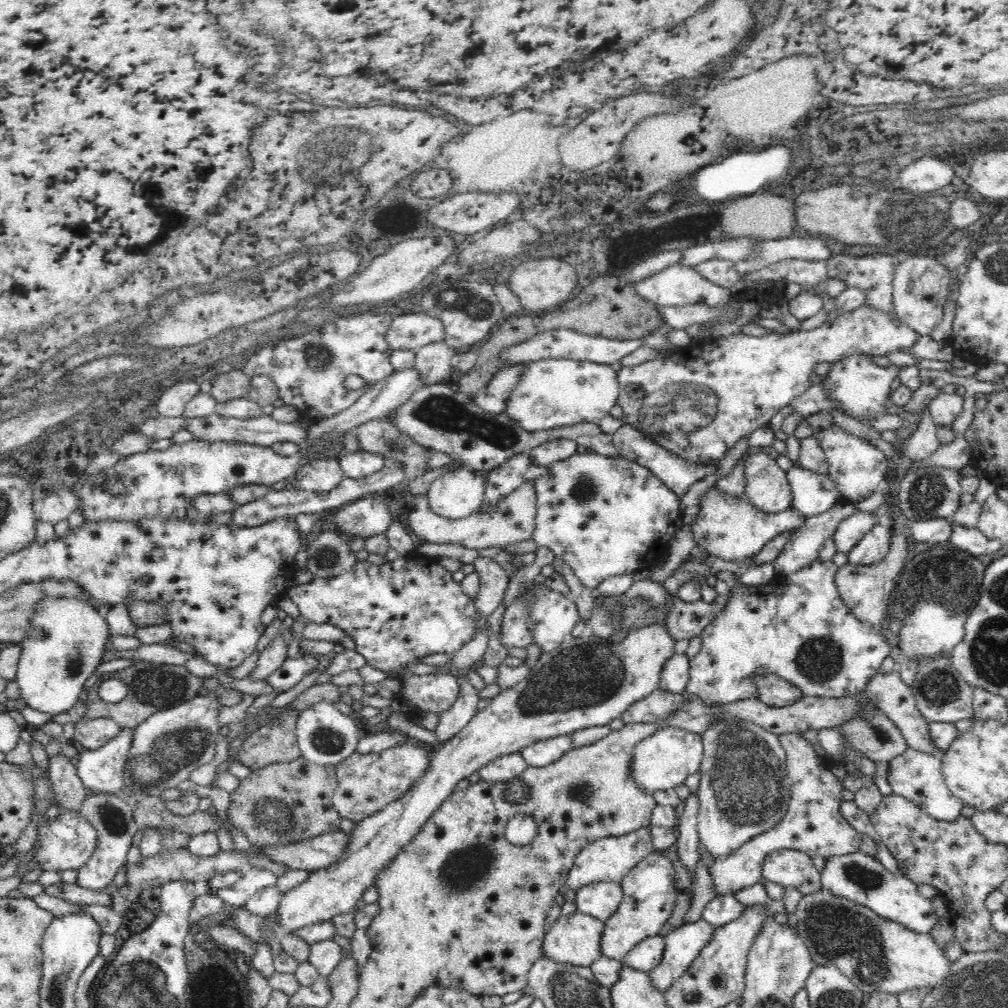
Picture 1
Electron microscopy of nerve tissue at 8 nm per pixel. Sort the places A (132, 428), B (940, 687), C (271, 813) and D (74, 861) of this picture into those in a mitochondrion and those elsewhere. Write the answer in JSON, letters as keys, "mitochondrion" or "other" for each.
{"A":"other","B":"mitochondrion","C":"mitochondrion","D":"other"}

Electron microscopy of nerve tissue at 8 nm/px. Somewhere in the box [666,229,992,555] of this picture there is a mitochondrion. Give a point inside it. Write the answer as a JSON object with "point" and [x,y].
{"point":[927,493]}

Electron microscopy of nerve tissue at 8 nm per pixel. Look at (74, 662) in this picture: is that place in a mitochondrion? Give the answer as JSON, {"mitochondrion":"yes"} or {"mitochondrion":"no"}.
{"mitochondrion":"yes"}

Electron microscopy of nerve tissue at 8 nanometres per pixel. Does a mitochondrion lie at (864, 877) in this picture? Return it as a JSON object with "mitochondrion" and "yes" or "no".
{"mitochondrion":"yes"}

